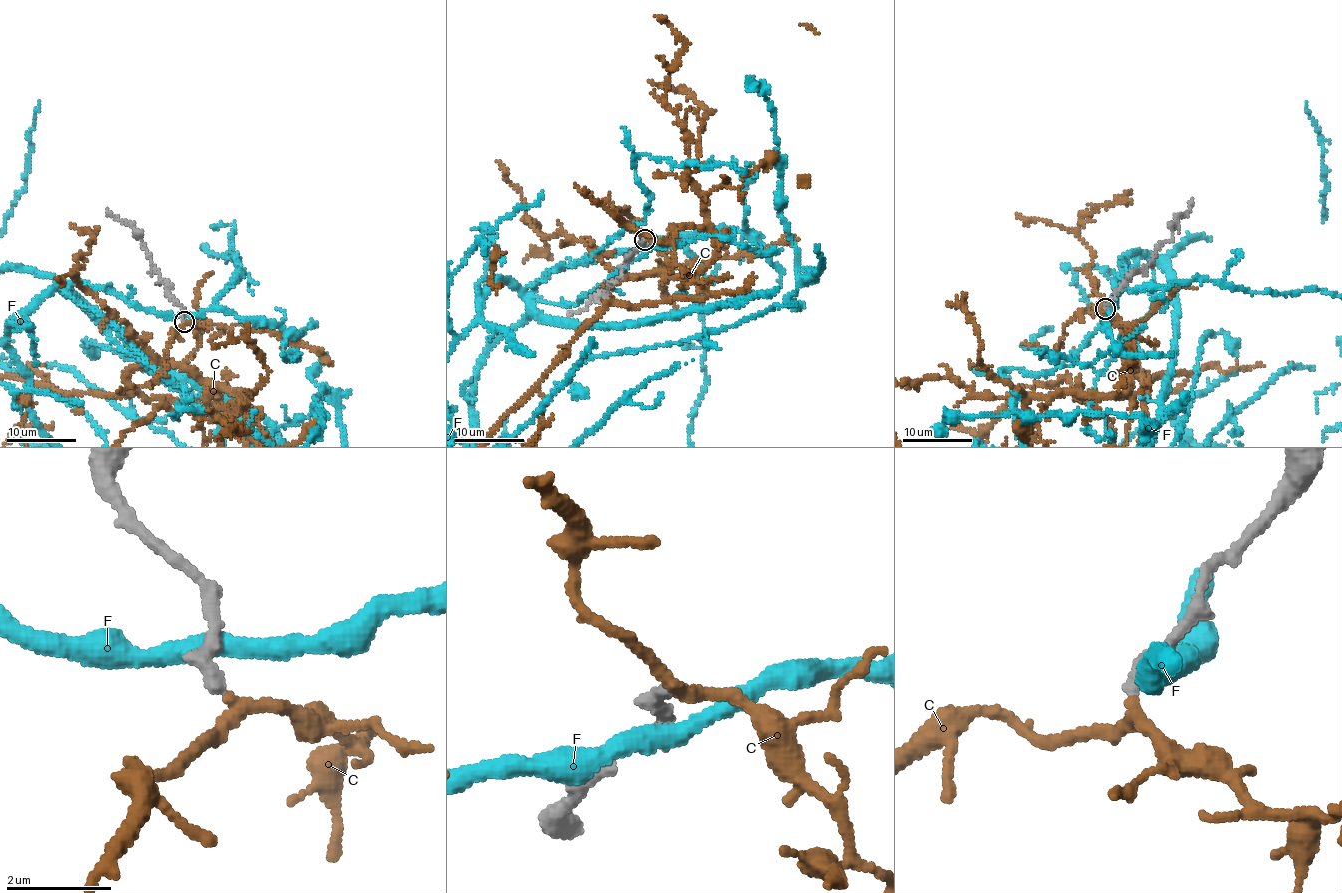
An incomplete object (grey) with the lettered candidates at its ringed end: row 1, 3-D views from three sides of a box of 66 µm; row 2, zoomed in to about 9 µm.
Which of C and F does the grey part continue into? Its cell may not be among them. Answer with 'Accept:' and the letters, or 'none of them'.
Accept: C

